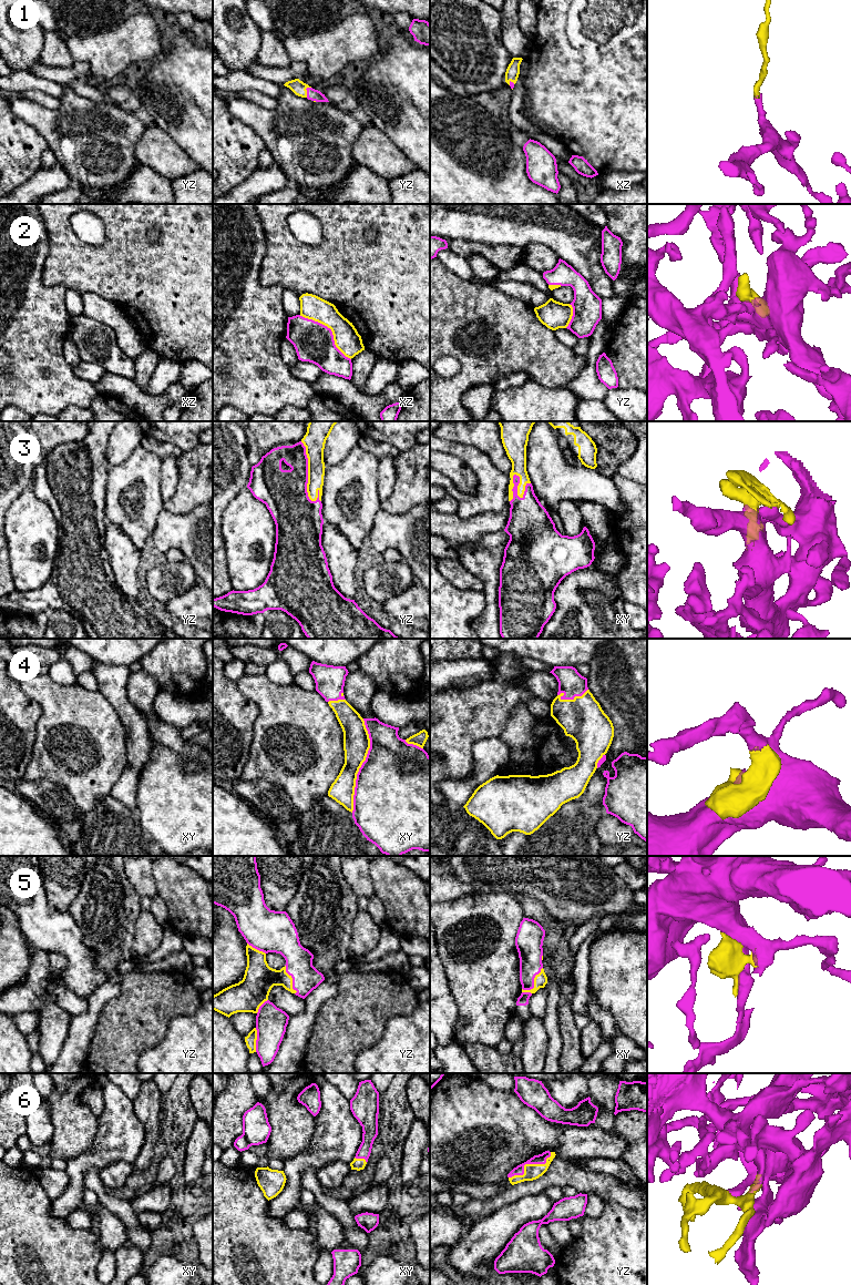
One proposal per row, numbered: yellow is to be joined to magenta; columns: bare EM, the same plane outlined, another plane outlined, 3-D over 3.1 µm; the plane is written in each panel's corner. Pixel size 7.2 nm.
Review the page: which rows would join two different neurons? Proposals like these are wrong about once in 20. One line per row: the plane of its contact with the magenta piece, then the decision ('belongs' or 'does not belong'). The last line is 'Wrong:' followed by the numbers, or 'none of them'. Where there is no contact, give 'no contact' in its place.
1: meets magenta in yz; belongs
2: meets magenta in xz; belongs
3: meets magenta in yz; belongs
4: meets magenta in xy; belongs
5: meets magenta in xy; belongs
6: meets magenta in yz; belongs
Wrong: none of them

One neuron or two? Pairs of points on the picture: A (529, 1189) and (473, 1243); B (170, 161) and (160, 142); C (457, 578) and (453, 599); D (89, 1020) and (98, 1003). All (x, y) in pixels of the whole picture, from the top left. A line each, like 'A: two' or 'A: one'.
A: two
B: one
C: two
D: one

